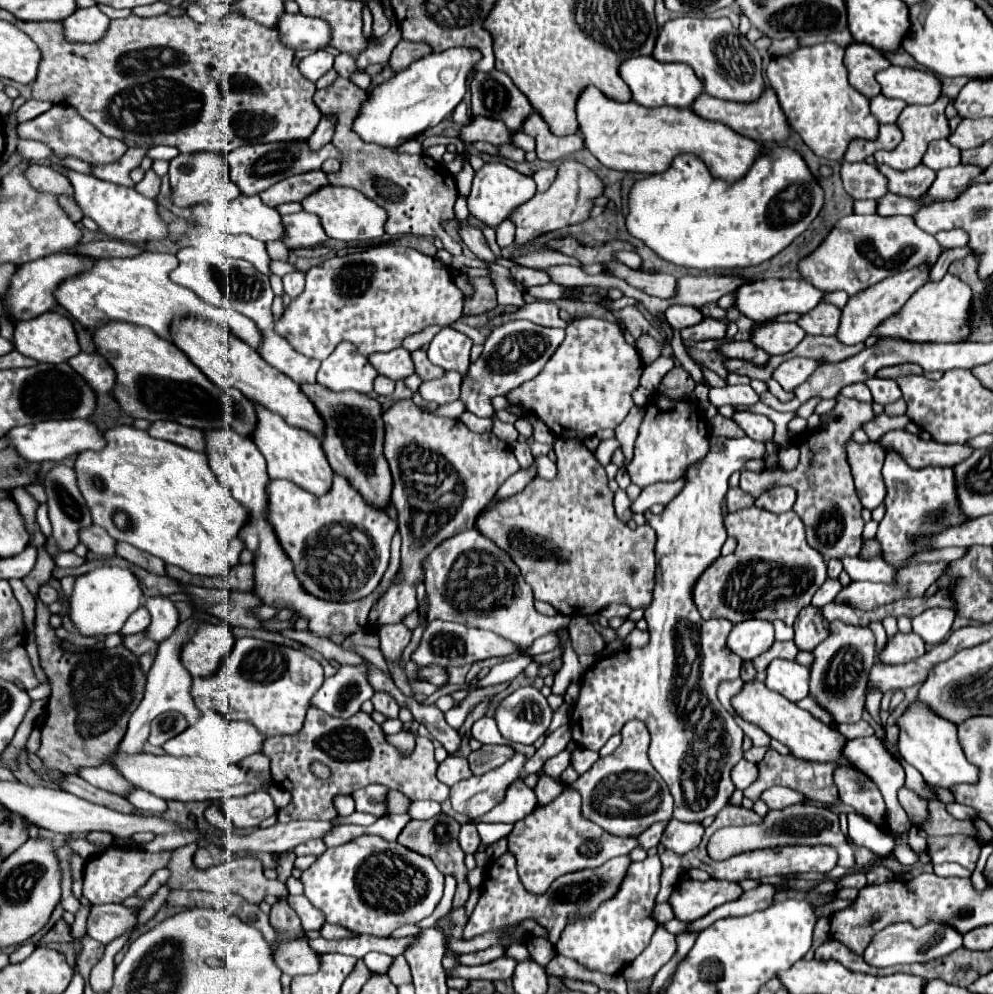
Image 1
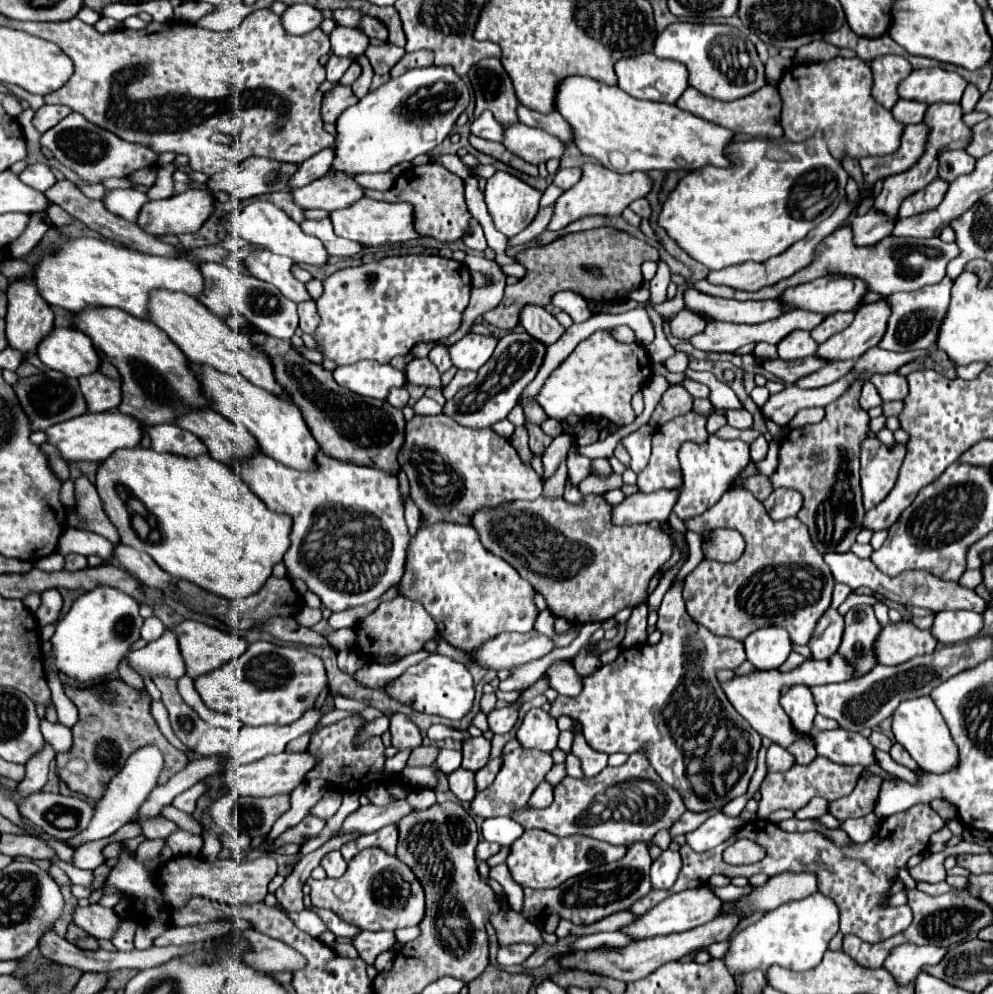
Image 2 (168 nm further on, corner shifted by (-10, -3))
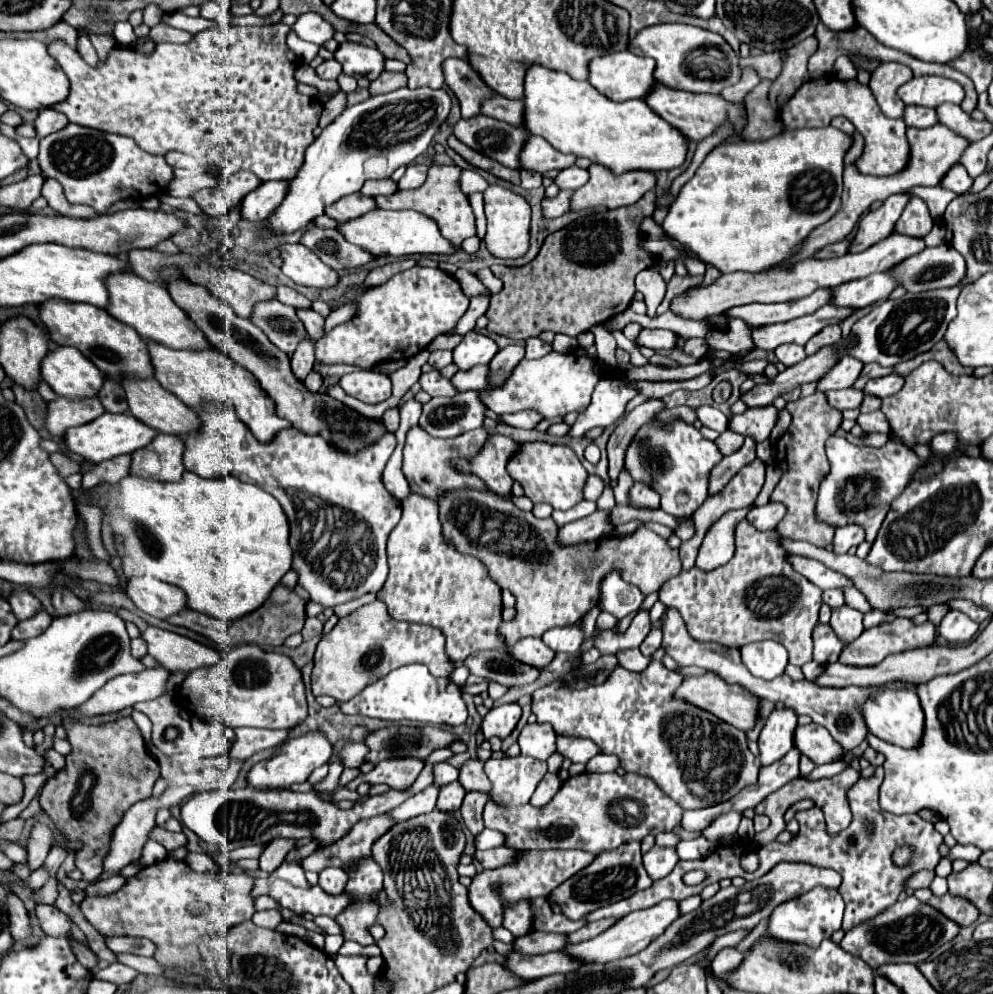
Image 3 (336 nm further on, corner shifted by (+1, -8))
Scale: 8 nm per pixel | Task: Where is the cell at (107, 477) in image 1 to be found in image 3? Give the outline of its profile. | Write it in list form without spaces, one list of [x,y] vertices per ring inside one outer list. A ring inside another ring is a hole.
[[[186,471],[184,477],[178,481],[178,483],[160,483],[160,481],[150,481],[150,479],[142,479],[142,477],[124,477],[118,485],[116,485],[116,493],[110,497],[110,503],[108,503],[108,511],[110,511],[110,517],[112,517],[112,527],[118,535],[124,537],[124,549],[126,549],[126,555],[131,558],[131,562],[134,561],[136,565],[132,563],[128,564],[129,579],[139,572],[141,567],[142,573],[150,575],[150,577],[156,577],[164,583],[170,583],[170,585],[176,585],[180,587],[186,597],[188,597],[188,607],[198,611],[198,613],[206,613],[210,617],[216,617],[216,619],[222,619],[224,623],[232,623],[234,619],[242,619],[244,615],[248,615],[250,611],[256,611],[258,607],[262,607],[262,603],[270,597],[270,591],[280,583],[280,579],[290,571],[292,567],[292,551],[290,551],[290,527],[288,527],[288,519],[280,507],[280,503],[270,497],[266,491],[262,491],[260,487],[254,487],[254,485],[248,485],[248,483],[242,483],[230,475],[226,477],[218,477],[218,479],[202,479],[198,477],[196,473],[190,473]]]

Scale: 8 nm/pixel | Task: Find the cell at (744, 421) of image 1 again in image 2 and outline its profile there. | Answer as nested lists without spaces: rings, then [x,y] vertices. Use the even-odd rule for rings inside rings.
[[[727,410],[727,424],[733,428],[753,428],[753,416],[743,410]]]

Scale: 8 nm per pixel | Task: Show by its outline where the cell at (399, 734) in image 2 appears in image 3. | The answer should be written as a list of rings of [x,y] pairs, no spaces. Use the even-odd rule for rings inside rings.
[[[390,759],[390,761],[382,761],[370,773],[361,773],[356,779],[349,782],[346,787],[356,791],[361,783],[386,783],[390,789],[408,791],[410,785],[420,775],[422,767],[424,767],[424,763],[420,763],[416,759]]]

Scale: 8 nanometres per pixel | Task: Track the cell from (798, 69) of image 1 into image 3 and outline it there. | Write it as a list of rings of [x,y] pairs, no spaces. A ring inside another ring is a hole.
[[[822,77],[804,83],[784,105],[780,117],[786,129],[796,127],[826,127],[834,117],[846,117],[856,131],[866,139],[862,157],[858,159],[858,169],[868,175],[894,175],[906,169],[910,159],[910,145],[906,139],[906,125],[902,119],[888,119],[870,89],[858,81],[838,81],[836,77]]]

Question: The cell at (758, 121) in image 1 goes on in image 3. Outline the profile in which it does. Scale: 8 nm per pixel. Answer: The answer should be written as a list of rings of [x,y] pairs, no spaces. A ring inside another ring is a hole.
[[[658,83],[658,87],[654,87],[652,95],[646,95],[644,101],[656,115],[660,115],[672,127],[682,131],[682,135],[686,135],[690,141],[696,141],[696,143],[700,143],[704,137],[708,137],[712,131],[716,131],[718,125],[722,125],[726,121],[726,117],[732,123],[736,123],[736,133],[740,133],[742,127],[746,125],[746,115],[742,115],[744,107],[726,103],[720,95],[694,95],[694,93],[678,91],[678,89]]]

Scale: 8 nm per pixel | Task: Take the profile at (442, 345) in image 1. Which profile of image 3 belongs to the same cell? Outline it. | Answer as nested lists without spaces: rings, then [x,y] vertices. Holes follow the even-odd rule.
[[[470,331],[454,349],[454,363],[460,369],[472,369],[474,365],[490,363],[494,353],[498,353],[498,345],[490,337]]]

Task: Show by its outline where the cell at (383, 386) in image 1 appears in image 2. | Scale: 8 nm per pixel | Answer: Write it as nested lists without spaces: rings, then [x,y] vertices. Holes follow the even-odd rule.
[[[405,386],[393,388],[393,390],[389,392],[389,396],[387,396],[387,402],[393,404],[395,408],[403,408],[403,406],[407,404],[407,400],[409,400],[409,392],[407,392]]]

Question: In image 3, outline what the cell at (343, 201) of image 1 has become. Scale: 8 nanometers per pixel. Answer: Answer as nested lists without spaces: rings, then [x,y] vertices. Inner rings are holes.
[[[370,211],[354,221],[342,223],[338,231],[354,245],[370,251],[372,255],[390,255],[390,257],[408,257],[408,255],[454,255],[458,249],[440,235],[434,219],[416,213],[416,211]]]

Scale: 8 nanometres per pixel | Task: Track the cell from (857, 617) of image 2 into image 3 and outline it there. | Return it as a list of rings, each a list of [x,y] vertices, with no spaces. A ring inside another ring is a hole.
[[[848,605],[836,607],[836,609],[832,609],[830,627],[834,629],[834,633],[836,633],[844,643],[850,643],[852,639],[856,639],[856,637],[864,631],[862,613],[856,611],[856,609],[852,609],[852,607],[848,607]]]

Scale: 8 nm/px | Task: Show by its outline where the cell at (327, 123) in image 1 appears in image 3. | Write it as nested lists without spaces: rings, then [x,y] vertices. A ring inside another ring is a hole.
[[[408,89],[370,97],[358,105],[344,109],[308,147],[298,175],[290,181],[266,181],[250,191],[242,203],[240,213],[246,221],[264,221],[262,237],[290,235],[312,223],[324,209],[344,195],[362,189],[368,179],[388,179],[398,167],[410,165],[424,153],[450,113],[450,97],[444,89]],[[286,195],[286,199],[284,199]],[[278,207],[278,211],[274,211]],[[274,211],[274,215],[272,215]]]

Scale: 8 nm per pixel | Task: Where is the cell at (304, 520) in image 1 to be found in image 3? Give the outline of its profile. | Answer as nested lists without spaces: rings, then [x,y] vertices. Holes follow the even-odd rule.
[[[204,403],[202,407],[194,407],[194,413],[198,415],[200,419],[200,429],[198,431],[192,431],[192,433],[186,433],[186,435],[178,435],[182,441],[184,441],[184,467],[188,471],[194,471],[196,475],[202,475],[202,477],[222,477],[222,475],[232,475],[236,479],[242,479],[244,483],[252,483],[252,485],[258,485],[260,489],[264,489],[266,493],[270,493],[284,509],[288,521],[290,521],[290,545],[292,545],[292,551],[294,551],[294,563],[292,563],[292,569],[300,573],[300,579],[298,583],[310,593],[310,599],[316,601],[316,603],[322,603],[324,607],[336,607],[340,603],[346,603],[346,601],[352,601],[364,593],[378,593],[388,577],[388,563],[386,563],[386,539],[388,539],[388,533],[390,533],[390,527],[394,527],[398,521],[400,521],[400,515],[402,515],[402,509],[400,509],[400,501],[394,499],[388,489],[384,487],[382,483],[382,471],[396,447],[396,435],[392,433],[386,433],[378,443],[372,443],[370,447],[362,447],[362,451],[358,453],[346,453],[346,451],[340,451],[338,447],[334,447],[332,443],[328,443],[326,439],[322,439],[322,435],[306,435],[294,427],[290,427],[290,431],[280,431],[278,433],[278,439],[274,439],[274,443],[258,443],[252,435],[252,431],[238,419],[234,407],[226,407],[226,405],[214,405],[214,403]]]

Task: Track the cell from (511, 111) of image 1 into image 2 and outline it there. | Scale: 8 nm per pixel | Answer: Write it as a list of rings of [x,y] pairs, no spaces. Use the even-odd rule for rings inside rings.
[[[487,58],[481,60],[473,70],[469,72],[471,86],[475,90],[475,118],[479,118],[485,110],[491,110],[497,122],[503,126],[517,124],[517,106],[519,100],[515,96],[513,84],[505,68],[501,66],[501,60]]]

